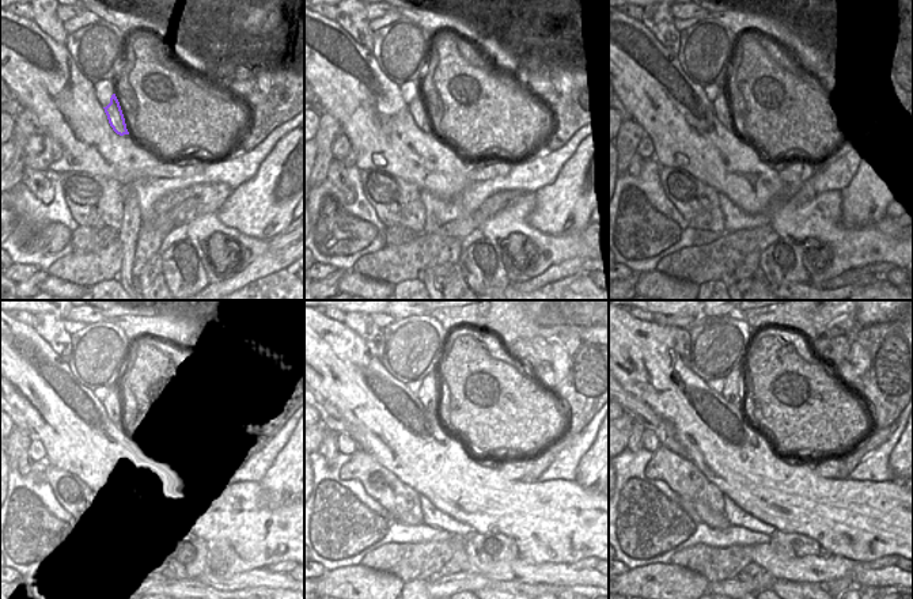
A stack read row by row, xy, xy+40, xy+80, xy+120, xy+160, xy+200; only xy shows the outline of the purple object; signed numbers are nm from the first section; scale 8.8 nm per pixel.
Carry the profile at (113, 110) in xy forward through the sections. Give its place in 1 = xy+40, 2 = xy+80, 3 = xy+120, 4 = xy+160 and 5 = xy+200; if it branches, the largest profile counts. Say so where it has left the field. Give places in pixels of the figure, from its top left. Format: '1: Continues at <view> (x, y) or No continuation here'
1: Continues at xy+40 (417, 109)
2: Continues at xy+80 (722, 105)
3: Continues at xy+120 (116, 398)
4: Continues at xy+160 (428, 394)
5: Continues at xy+200 (731, 393)

